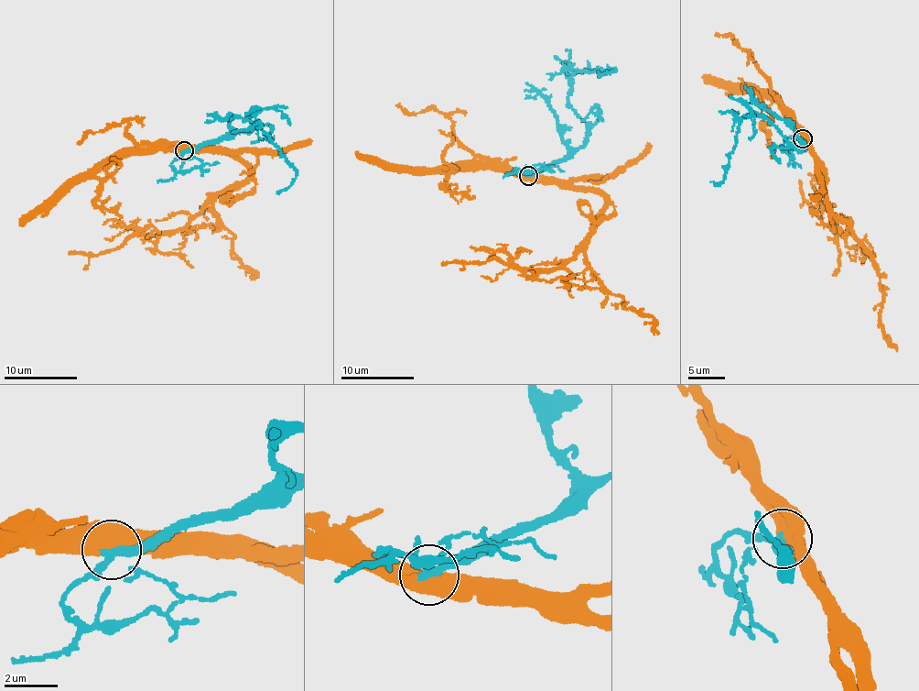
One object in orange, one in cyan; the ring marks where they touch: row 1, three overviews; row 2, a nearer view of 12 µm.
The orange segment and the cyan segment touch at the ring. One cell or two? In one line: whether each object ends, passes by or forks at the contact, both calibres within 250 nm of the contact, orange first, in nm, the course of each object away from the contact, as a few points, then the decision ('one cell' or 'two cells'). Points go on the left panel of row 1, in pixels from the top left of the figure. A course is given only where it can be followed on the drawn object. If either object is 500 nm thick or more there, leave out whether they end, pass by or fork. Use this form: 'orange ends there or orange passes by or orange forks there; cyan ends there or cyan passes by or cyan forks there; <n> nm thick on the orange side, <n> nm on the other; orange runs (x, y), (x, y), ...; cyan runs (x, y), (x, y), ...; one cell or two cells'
550 nm thick on the orange side, 280 nm on the other; orange runs (185, 150), (225, 150), (249, 170), (246, 181), (216, 197), (181, 228), (135, 235), (100, 254), (69, 252); cyan runs (185, 150), (254, 128), (255, 123), (246, 118), (254, 115), (296, 172), (287, 188), (277, 192); one cell

